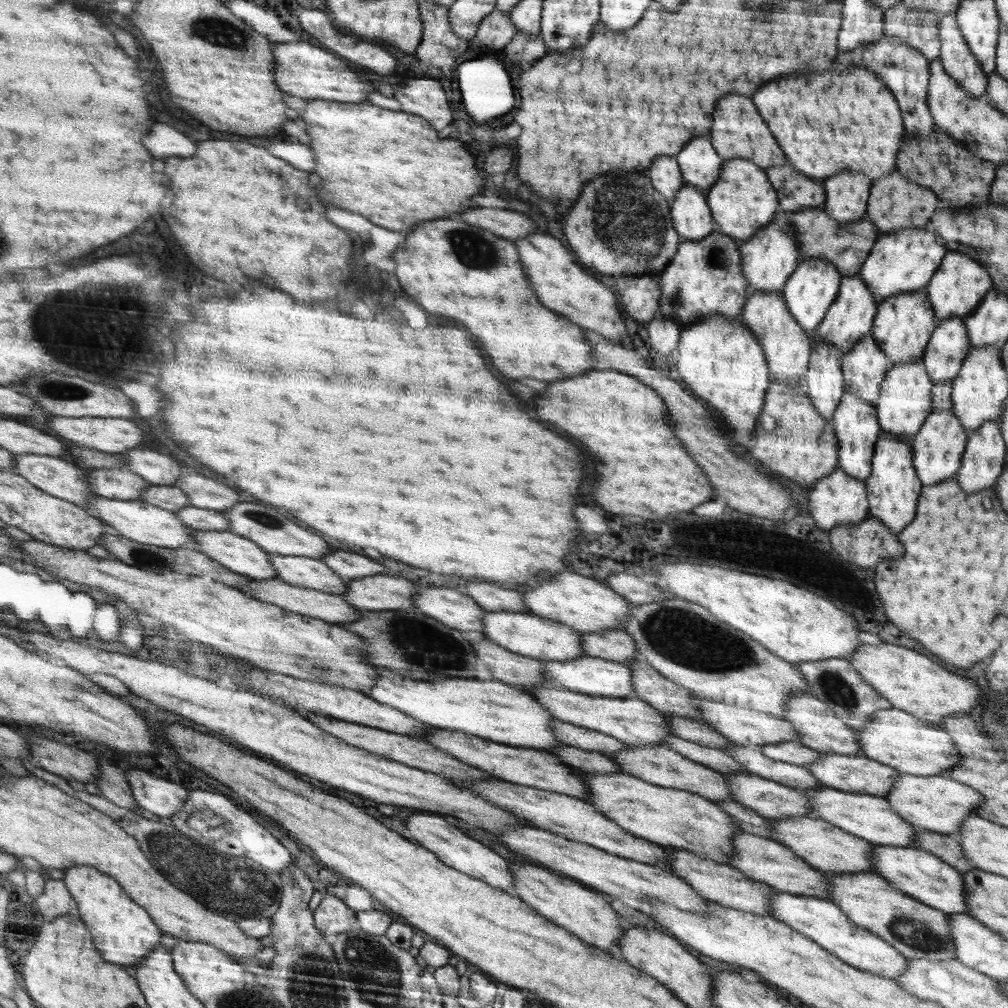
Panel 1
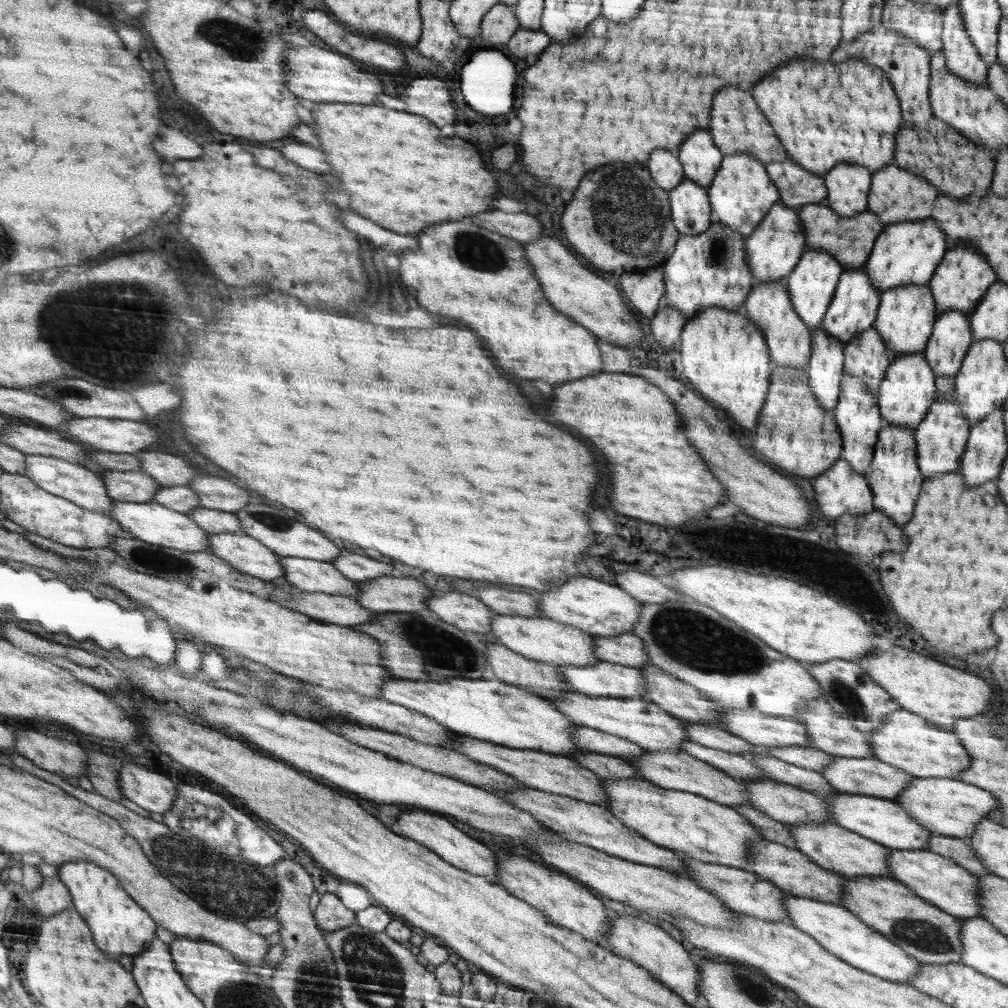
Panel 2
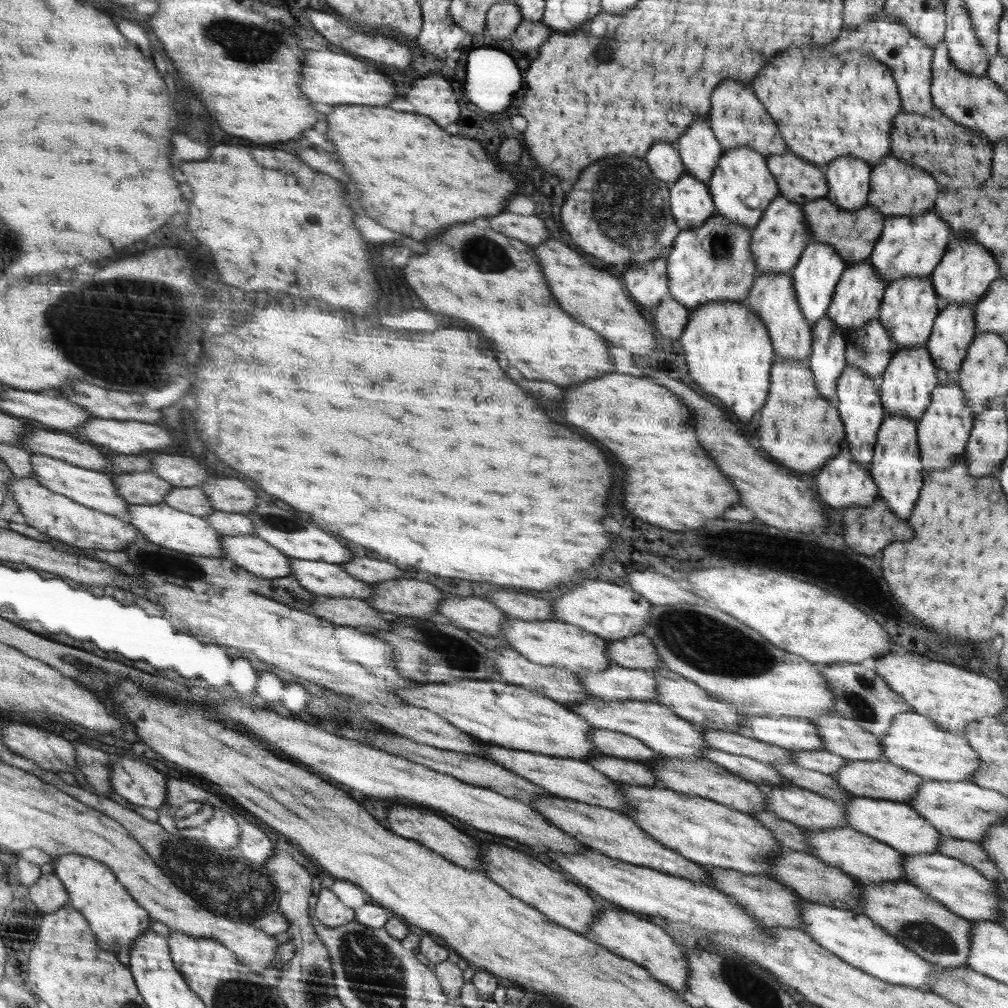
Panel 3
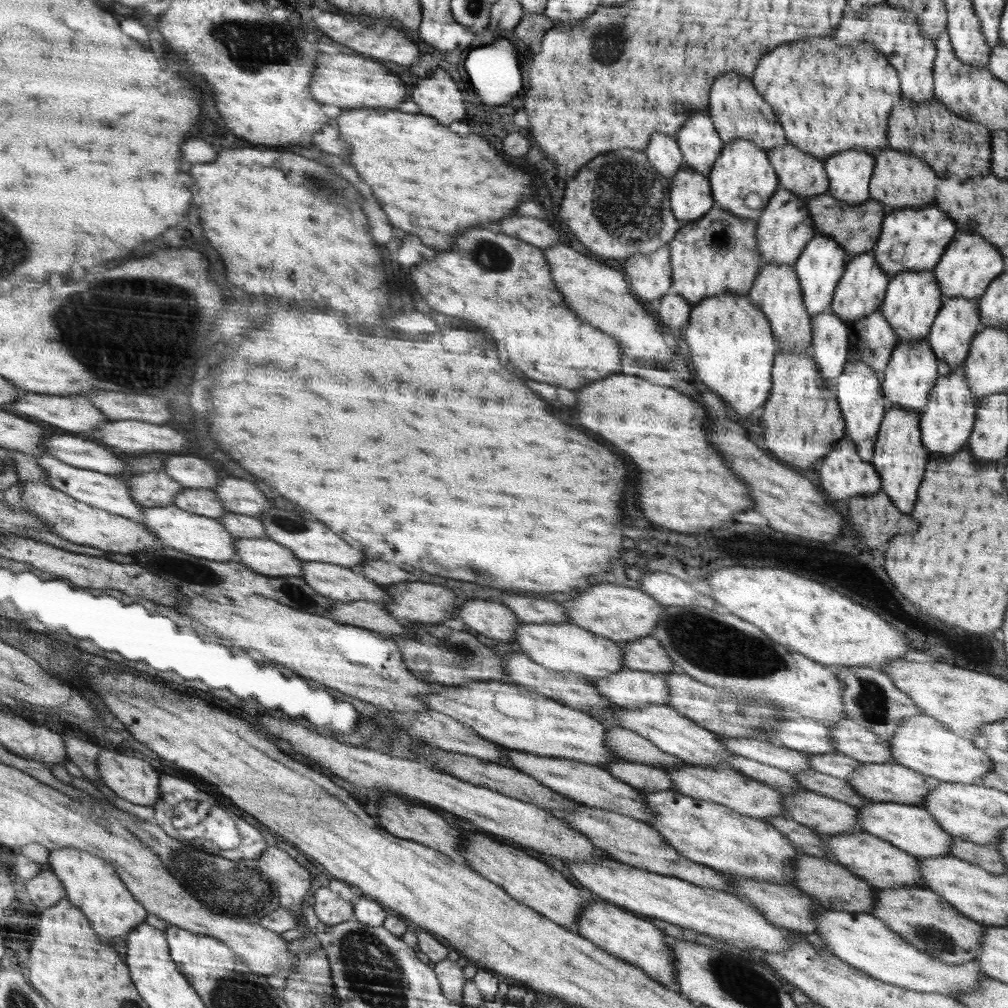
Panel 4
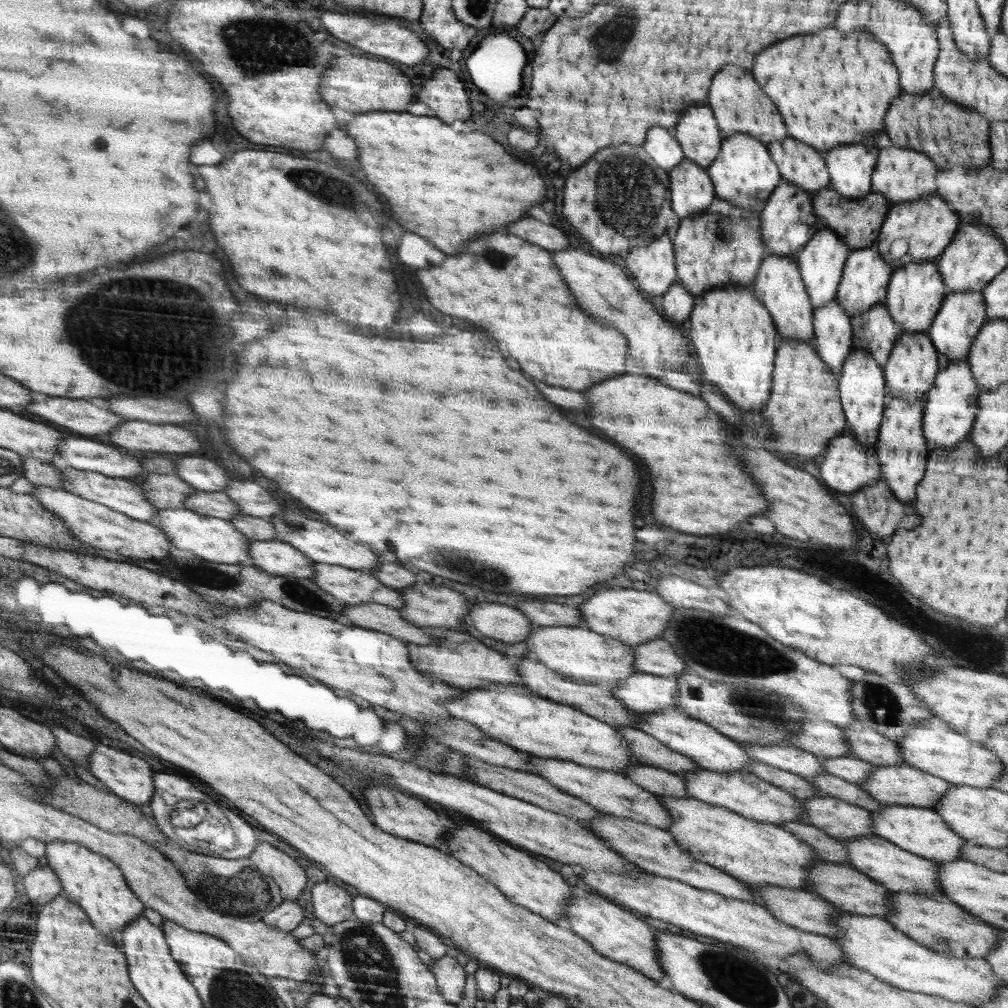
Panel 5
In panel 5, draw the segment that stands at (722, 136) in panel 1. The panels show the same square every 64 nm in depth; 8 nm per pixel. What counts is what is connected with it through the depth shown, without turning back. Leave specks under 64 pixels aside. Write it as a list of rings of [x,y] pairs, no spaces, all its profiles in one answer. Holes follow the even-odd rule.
[[[734,64],[724,66],[722,74],[714,78],[714,86],[710,86],[706,104],[712,108],[721,134],[726,138],[734,134],[746,134],[768,147],[772,142],[782,142],[788,137],[781,111],[753,77],[752,70],[742,70]]]

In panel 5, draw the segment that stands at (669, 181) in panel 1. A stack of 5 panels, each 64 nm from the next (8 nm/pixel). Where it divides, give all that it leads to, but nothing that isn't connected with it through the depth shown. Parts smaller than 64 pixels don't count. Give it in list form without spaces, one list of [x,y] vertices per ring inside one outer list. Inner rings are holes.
[[[654,126],[654,130],[650,130],[644,146],[646,150],[650,150],[650,154],[654,154],[654,162],[668,173],[685,158],[674,132],[660,126]]]

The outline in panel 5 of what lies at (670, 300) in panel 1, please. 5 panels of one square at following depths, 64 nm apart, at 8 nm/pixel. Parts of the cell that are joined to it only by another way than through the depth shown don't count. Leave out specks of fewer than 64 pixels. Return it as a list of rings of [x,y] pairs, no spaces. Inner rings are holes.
[[[716,198],[700,215],[681,219],[675,238],[678,283],[694,296],[728,285],[752,286],[762,260],[768,257],[763,242],[761,215]]]

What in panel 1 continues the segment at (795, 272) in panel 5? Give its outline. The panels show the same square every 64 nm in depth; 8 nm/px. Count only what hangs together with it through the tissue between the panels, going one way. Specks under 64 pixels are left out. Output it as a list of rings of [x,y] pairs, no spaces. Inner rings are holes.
[[[756,291],[746,302],[741,320],[758,338],[775,381],[787,387],[798,387],[800,376],[805,376],[809,370],[808,362],[811,360],[808,358],[812,358],[810,338],[802,332],[802,326],[787,307],[785,296],[780,291]]]

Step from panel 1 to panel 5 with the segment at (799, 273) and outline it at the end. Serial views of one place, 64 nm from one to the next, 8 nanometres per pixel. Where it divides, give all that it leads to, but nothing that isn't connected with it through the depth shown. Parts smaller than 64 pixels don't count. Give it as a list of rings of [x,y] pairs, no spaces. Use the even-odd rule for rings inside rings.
[[[824,227],[818,231],[797,254],[798,270],[803,276],[806,290],[810,294],[811,305],[816,308],[824,306],[826,302],[834,300],[837,296],[837,290],[844,276],[845,266],[848,264],[850,253],[848,246],[841,236],[838,236],[832,229]]]

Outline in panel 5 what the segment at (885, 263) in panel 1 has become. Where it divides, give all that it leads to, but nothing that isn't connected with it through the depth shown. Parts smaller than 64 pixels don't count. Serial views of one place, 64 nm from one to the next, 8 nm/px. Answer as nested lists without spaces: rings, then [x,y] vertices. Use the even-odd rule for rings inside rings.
[[[937,193],[926,196],[926,198],[918,198],[916,202],[900,202],[900,204],[894,204],[894,207],[890,209],[889,216],[886,217],[885,224],[882,225],[882,242],[878,243],[876,248],[893,271],[900,270],[909,264],[936,263],[950,242],[953,241],[960,229],[960,223],[959,214],[955,213],[953,208],[946,204],[946,200],[940,198]],[[900,238],[907,240],[908,250],[900,258],[895,258],[890,253],[890,244]]]

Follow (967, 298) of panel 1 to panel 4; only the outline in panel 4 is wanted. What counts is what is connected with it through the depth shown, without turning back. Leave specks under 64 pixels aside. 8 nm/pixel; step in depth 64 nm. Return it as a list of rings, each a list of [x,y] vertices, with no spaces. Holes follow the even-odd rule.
[[[957,229],[956,236],[945,250],[944,256],[935,267],[943,293],[949,297],[980,298],[990,284],[1005,272],[1005,260],[1001,252],[980,233]]]

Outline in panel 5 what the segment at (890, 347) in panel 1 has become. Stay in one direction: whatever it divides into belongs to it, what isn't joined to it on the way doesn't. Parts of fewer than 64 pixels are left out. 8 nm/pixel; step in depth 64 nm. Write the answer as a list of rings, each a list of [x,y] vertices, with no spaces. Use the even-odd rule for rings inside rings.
[[[935,262],[909,264],[893,272],[885,303],[902,333],[924,333],[933,324],[946,291],[947,286]]]

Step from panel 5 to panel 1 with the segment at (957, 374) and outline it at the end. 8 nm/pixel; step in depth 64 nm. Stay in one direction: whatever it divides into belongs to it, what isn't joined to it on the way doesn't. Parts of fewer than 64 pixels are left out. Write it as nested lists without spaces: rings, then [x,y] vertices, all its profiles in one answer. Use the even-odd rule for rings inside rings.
[[[954,408],[948,410],[933,410],[928,420],[911,438],[914,464],[921,482],[925,486],[938,484],[956,472],[960,472],[961,462],[964,460],[965,450],[968,448],[969,435],[965,426],[954,413]]]

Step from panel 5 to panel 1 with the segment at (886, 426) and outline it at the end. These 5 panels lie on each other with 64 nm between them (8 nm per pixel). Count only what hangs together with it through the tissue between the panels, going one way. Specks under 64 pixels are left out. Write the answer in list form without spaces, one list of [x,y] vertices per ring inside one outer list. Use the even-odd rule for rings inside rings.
[[[882,434],[878,443],[878,454],[874,457],[874,474],[865,480],[869,493],[870,517],[879,518],[894,534],[914,520],[916,502],[921,498],[922,482],[914,464],[911,438],[901,439],[896,435]]]

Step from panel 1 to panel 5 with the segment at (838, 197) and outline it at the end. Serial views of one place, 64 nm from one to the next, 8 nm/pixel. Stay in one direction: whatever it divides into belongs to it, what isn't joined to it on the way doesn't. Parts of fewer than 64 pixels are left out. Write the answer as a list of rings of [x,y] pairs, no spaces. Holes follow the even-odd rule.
[[[884,133],[876,140],[838,146],[838,150],[828,152],[826,158],[830,160],[826,163],[832,178],[832,188],[848,200],[862,200],[868,196],[880,151],[891,145],[888,135]]]

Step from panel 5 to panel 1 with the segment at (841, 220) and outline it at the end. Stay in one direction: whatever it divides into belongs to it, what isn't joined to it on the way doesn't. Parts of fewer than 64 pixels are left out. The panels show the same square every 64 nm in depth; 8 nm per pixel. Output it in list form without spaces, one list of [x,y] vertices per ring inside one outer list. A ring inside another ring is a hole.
[[[803,210],[792,213],[790,224],[795,230],[799,244],[800,261],[804,259],[826,259],[838,270],[842,277],[854,276],[860,273],[867,257],[873,250],[877,226],[870,220],[868,215],[860,221],[839,223],[835,221],[826,211]]]

